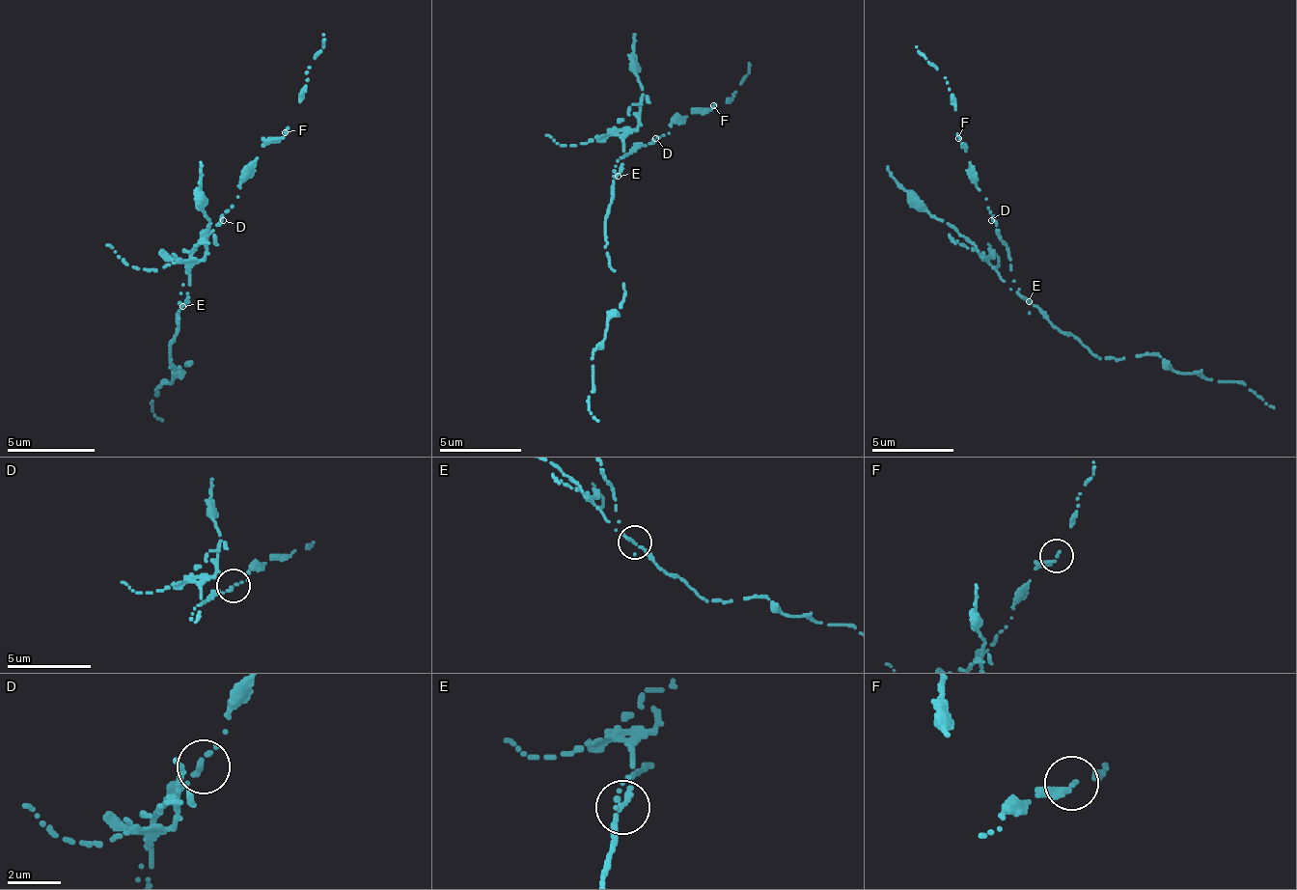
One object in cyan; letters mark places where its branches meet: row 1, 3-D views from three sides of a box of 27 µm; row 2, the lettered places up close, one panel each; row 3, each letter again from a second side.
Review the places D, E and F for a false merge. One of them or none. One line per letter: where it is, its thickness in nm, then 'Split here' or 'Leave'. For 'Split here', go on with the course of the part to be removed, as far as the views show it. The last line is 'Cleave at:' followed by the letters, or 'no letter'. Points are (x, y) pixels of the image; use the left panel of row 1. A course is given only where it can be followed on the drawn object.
D: Place: (223, 220). Thickness 240 nm. Leave
E: Place: (182, 306). Thickness 280 nm. Split here. Course of the part to remove: (184, 307), (171, 338), (171, 369), (188, 360), (171, 382), (157, 391), (153, 413), (162, 422)
F: Place: (285, 132). Thickness 170 nm. Leave
Cleave at: E

